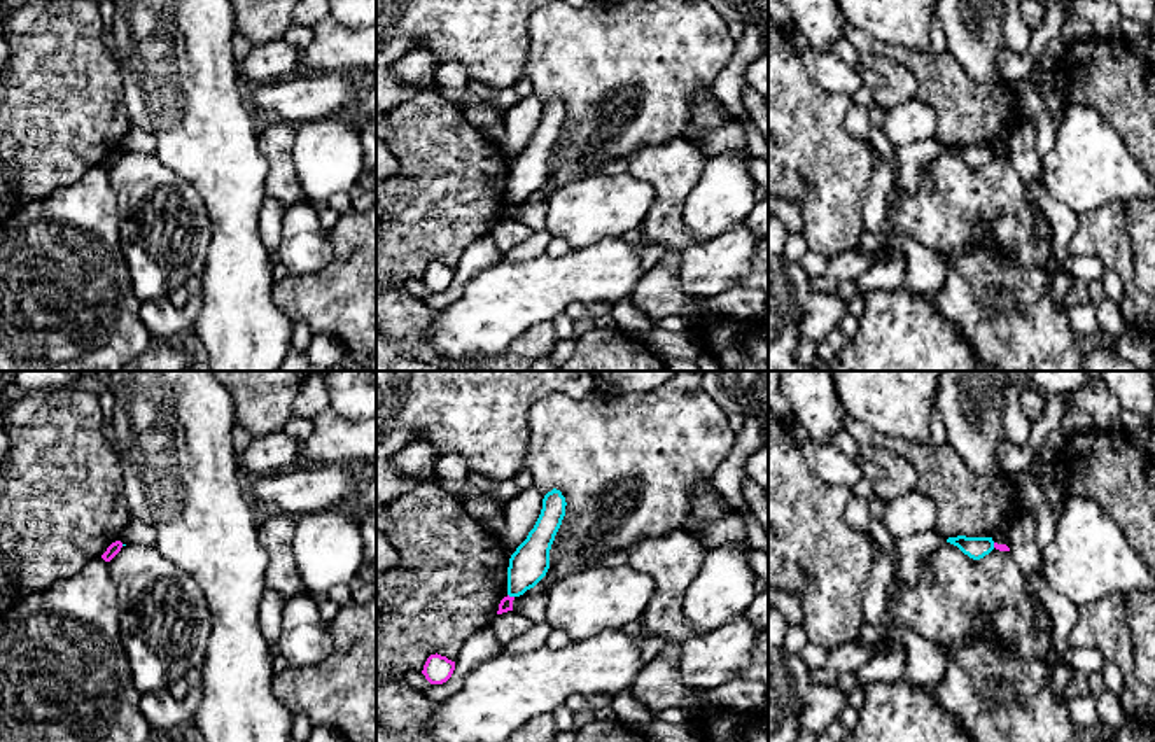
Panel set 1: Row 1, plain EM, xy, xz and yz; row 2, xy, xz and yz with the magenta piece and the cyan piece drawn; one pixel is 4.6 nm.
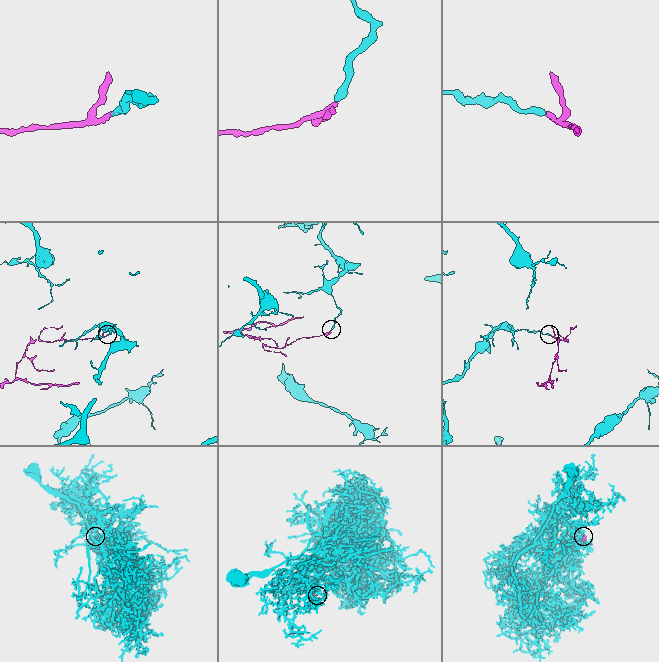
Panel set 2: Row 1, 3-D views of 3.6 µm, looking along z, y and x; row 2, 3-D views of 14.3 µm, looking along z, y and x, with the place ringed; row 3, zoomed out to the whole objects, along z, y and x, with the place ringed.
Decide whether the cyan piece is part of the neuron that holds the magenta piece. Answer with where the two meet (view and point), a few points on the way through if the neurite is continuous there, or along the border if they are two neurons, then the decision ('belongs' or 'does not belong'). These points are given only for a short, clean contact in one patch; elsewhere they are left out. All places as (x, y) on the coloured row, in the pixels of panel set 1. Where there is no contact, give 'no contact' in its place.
xz (511, 597) | along xz (508, 594), (513, 597) | does not belong

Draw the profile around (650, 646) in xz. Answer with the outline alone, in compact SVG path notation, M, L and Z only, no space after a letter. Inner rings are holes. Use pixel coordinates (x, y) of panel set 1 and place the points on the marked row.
M663 637L640 639L642 665L648 665L665 646L667 646L667 640Z

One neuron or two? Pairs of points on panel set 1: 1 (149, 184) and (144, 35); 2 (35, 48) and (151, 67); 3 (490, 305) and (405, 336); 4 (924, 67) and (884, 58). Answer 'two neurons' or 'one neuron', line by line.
1: two neurons
2: two neurons
3: two neurons
4: two neurons

